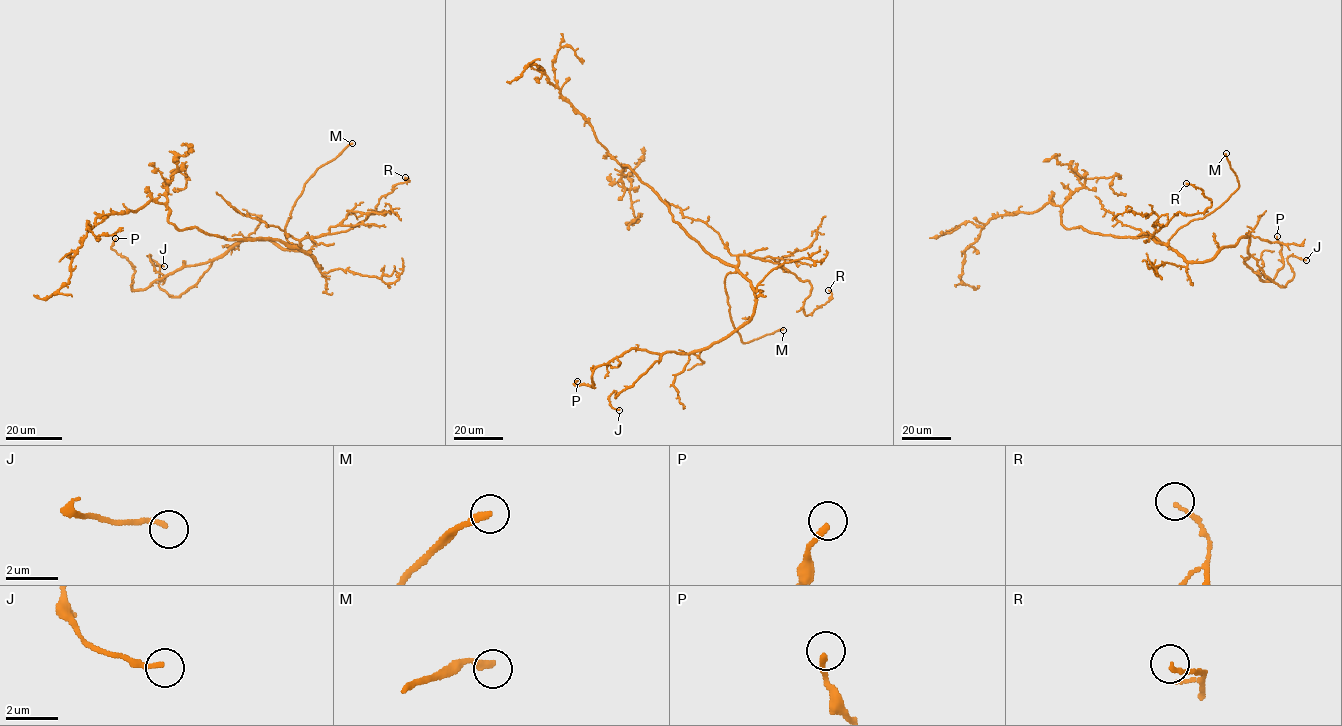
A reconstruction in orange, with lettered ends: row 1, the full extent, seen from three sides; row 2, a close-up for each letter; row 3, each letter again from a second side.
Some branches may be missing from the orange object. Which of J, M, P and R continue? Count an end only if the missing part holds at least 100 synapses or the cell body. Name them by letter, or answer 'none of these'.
M

